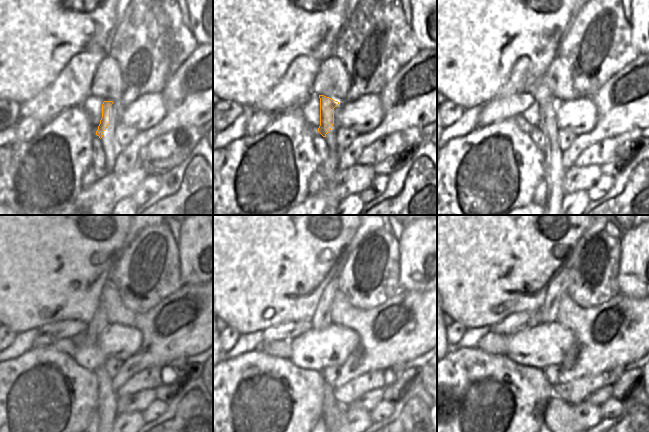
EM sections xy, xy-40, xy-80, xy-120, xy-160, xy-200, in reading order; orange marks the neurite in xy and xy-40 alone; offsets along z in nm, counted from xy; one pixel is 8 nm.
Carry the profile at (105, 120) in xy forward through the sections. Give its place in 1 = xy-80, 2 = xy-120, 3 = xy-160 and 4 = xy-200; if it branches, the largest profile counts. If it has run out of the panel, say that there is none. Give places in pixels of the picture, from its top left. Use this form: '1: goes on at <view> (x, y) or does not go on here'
1: goes on at xy-80 (554, 172)
2: goes on at xy-120 (107, 412)
3: goes on at xy-160 (321, 319)
4: goes on at xy-200 (559, 287)

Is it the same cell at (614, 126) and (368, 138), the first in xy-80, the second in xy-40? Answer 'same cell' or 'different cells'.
same cell

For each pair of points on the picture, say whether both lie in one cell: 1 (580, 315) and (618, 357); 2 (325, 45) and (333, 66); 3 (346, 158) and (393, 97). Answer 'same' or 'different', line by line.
1: same
2: different
3: same

